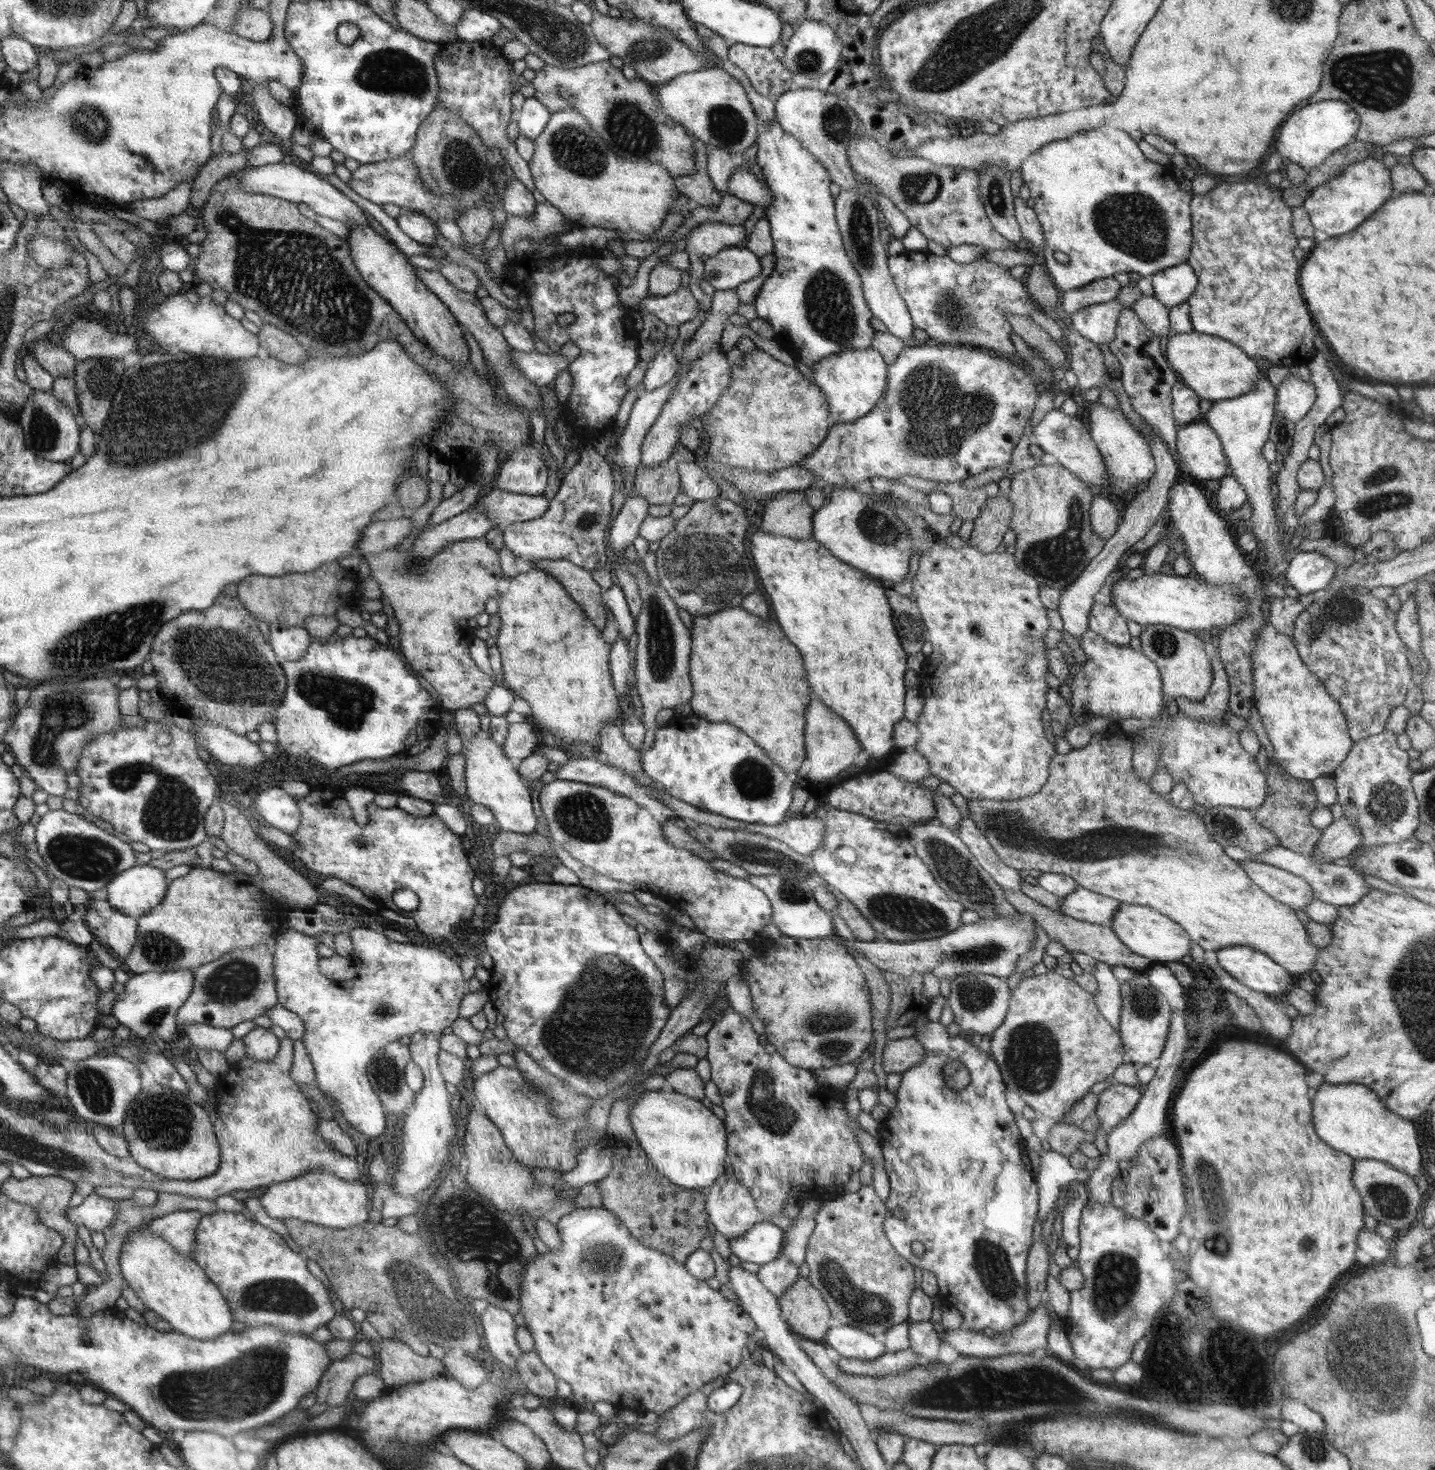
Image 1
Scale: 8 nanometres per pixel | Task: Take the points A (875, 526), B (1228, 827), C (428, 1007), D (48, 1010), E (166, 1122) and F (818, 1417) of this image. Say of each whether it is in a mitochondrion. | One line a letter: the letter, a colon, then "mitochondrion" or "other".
A: mitochondrion
B: mitochondrion
C: other
D: other
E: mitochondrion
F: other

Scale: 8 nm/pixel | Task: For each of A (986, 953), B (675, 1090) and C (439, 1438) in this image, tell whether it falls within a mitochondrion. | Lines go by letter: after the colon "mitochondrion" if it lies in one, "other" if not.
A: mitochondrion
B: other
C: other

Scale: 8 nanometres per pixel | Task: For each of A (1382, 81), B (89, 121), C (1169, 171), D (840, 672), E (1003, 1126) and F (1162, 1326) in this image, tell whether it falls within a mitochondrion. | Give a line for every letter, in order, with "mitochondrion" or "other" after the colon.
A: mitochondrion
B: mitochondrion
C: other
D: other
E: other
F: other

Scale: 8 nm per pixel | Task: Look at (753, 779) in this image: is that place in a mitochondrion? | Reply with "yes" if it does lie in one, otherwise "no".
yes

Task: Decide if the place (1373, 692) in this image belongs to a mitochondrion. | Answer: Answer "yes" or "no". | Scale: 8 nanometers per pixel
no

